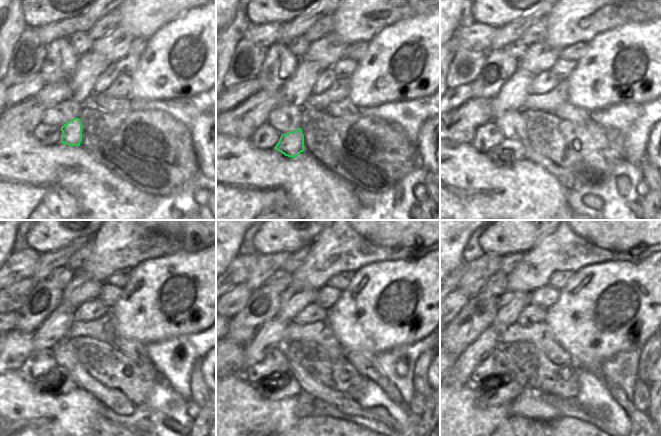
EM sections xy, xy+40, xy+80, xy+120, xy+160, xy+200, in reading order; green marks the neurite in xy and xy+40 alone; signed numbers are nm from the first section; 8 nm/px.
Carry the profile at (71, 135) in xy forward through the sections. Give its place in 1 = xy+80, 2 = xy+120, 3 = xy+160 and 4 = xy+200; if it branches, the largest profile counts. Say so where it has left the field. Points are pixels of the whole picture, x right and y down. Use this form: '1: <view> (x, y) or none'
1: xy+80 (513, 148)
2: xy+120 (65, 384)
3: xy+160 (290, 387)
4: xy+200 (503, 396)

